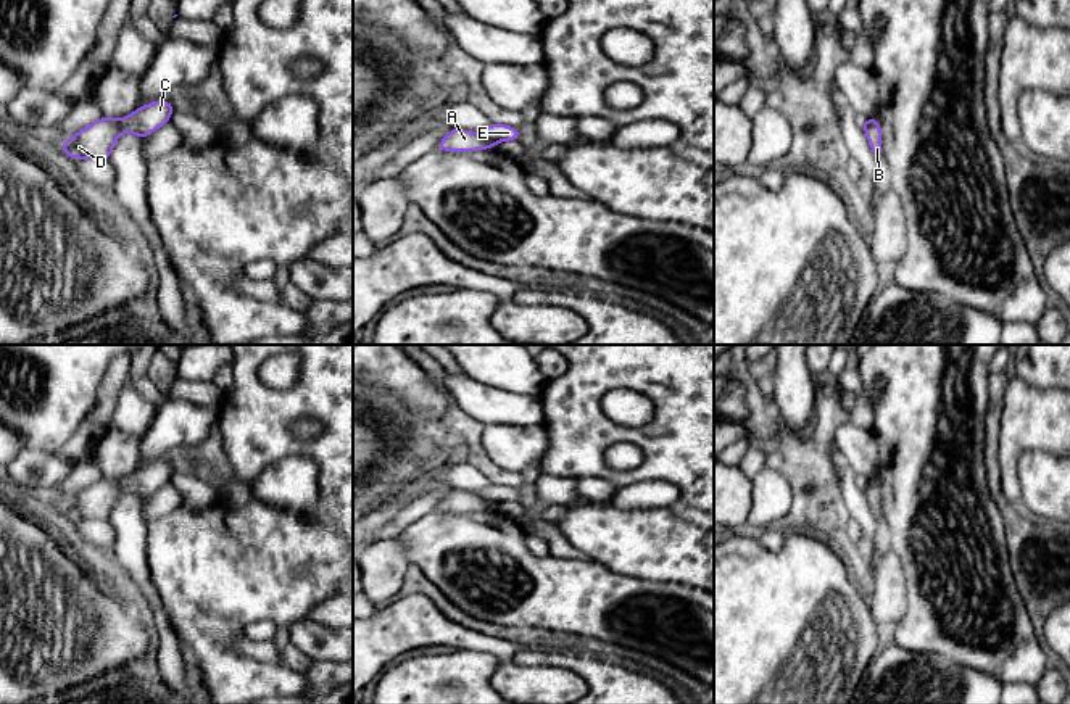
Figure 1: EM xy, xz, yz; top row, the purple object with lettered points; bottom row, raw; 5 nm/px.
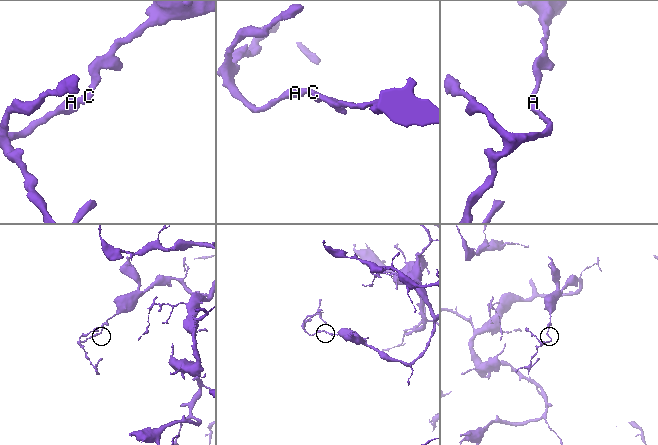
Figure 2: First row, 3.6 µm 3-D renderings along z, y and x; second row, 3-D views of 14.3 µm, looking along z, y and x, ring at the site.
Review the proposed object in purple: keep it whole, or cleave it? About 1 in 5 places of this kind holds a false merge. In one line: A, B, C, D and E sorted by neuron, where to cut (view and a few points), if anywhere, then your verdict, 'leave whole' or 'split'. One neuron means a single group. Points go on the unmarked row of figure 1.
A B D / C E | xz (481, 495), (493, 505) | split

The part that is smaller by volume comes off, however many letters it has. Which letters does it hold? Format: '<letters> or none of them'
A, B, D

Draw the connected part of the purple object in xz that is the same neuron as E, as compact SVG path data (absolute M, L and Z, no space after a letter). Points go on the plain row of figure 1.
M490 485L483 493L483 499L498 504L498 503L509 503L519 501L520 491L506 485Z

